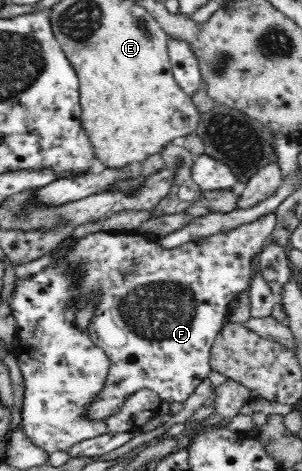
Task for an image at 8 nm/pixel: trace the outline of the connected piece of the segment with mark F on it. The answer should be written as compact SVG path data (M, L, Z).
M275 212L267 213L265 216L259 217L256 221L246 223L246 225L240 225L238 229L232 229L228 233L218 233L218 235L210 235L198 239L198 241L188 241L180 245L180 247L174 247L174 249L164 249L159 246L158 239L152 237L146 237L144 235L108 235L108 232L98 232L86 235L86 237L80 237L75 241L74 247L68 248L61 256L58 256L59 265L63 265L69 273L77 273L79 277L79 297L72 303L76 306L78 311L85 303L90 301L99 301L96 304L96 311L94 311L94 317L92 317L92 324L89 326L87 333L92 341L96 342L96 345L100 346L108 358L110 358L110 365L108 365L108 375L106 375L106 381L104 381L104 389L100 391L97 399L90 405L86 406L86 416L92 418L92 420L99 420L119 410L119 407L126 403L126 396L138 391L139 389L148 388L156 392L158 396L168 404L183 403L187 401L188 397L194 393L194 389L209 377L211 372L210 365L210 353L212 344L218 333L223 329L227 315L229 313L229 306L232 301L238 299L240 293L246 291L250 285L251 279L251 265L253 257L256 253L260 252L263 247L263 242L272 233L274 226L276 225Z

